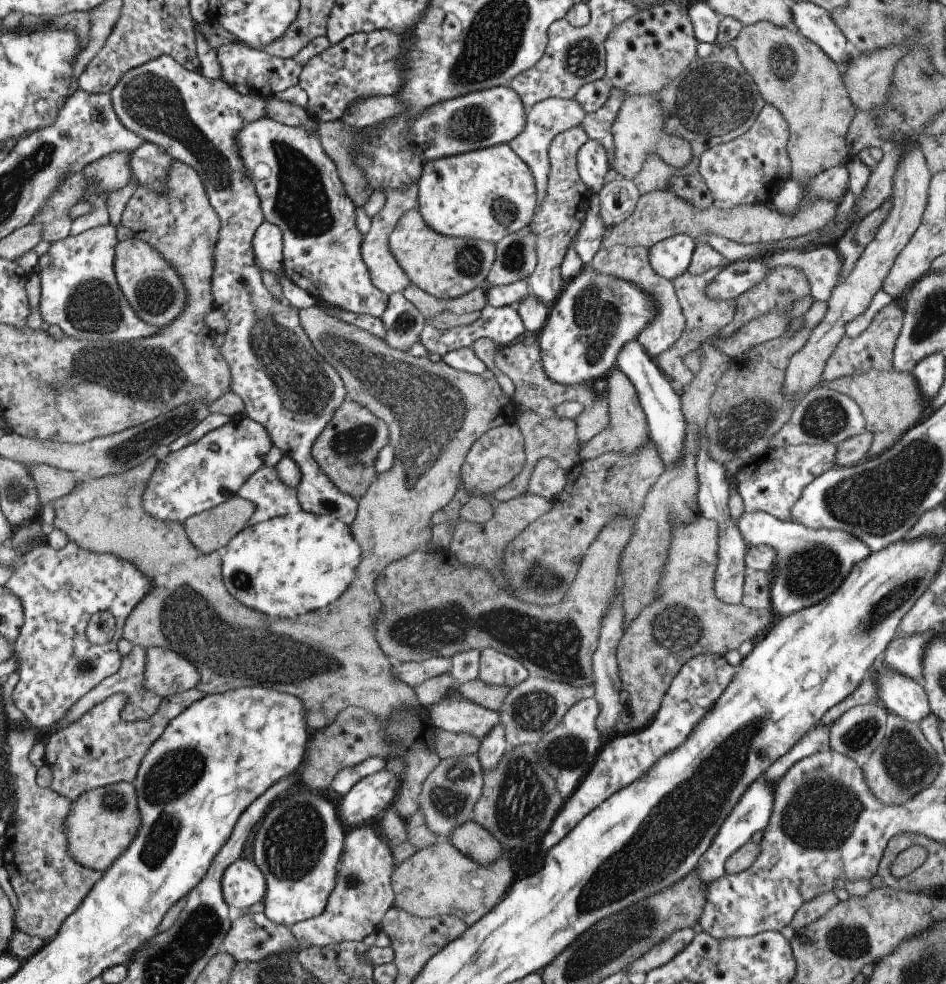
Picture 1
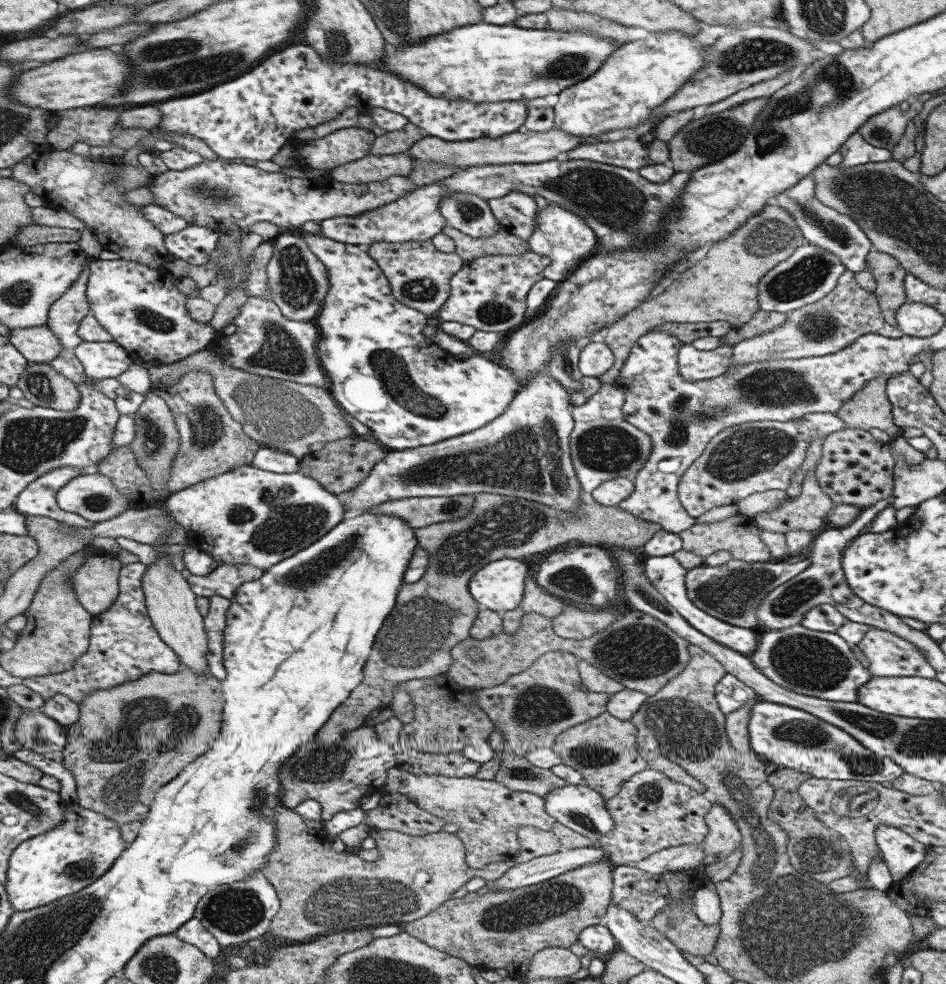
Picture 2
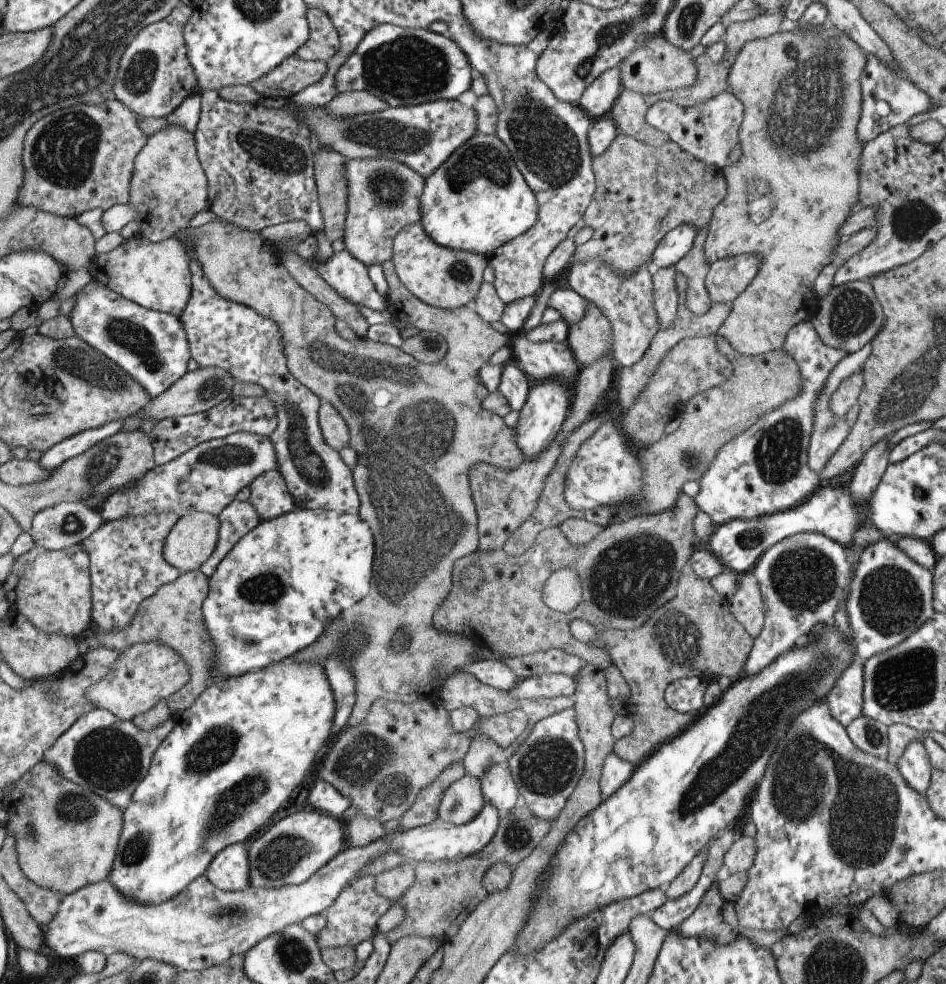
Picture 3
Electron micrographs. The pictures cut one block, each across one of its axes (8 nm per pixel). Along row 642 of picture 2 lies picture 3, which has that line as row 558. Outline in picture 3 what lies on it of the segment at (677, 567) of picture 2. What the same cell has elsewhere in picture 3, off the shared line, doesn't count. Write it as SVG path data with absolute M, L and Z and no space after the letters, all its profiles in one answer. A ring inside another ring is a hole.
M819 486L795 507L751 519L734 519L717 526L709 536L706 548L719 558L721 565L725 566L725 572L732 571L740 576L750 571L758 557L761 557L771 546L796 533L820 533L840 543L844 548L852 547L851 541L855 531L863 520L857 506L851 501L852 498L848 487Z

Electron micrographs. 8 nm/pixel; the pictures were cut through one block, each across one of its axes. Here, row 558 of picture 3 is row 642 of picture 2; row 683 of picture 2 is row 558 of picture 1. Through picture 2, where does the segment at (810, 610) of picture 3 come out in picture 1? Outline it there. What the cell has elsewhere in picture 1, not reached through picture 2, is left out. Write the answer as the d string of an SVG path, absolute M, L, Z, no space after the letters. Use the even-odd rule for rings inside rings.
M762 510L744 512L738 520L738 528L746 540L747 548L770 546L776 550L774 570L770 572L770 609L775 619L822 602L840 588L856 564L871 554L870 548L852 534L828 528L808 528L798 522L778 520L776 516Z

